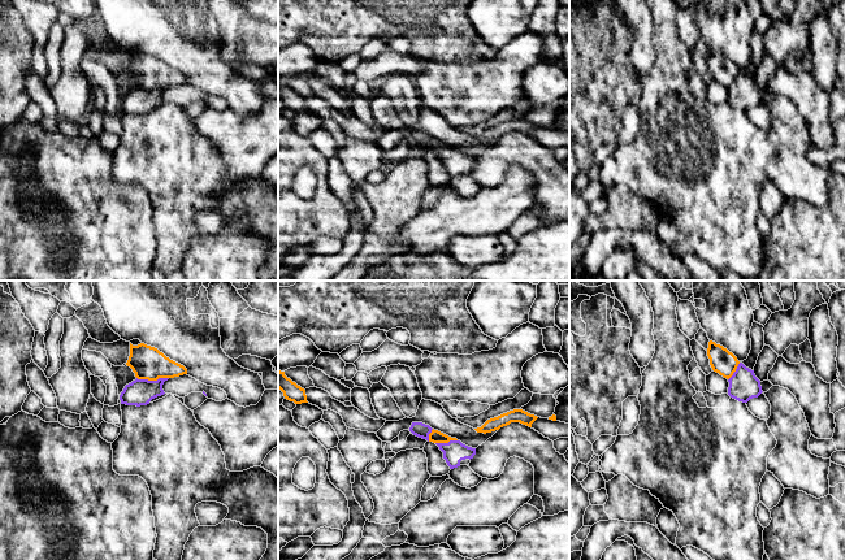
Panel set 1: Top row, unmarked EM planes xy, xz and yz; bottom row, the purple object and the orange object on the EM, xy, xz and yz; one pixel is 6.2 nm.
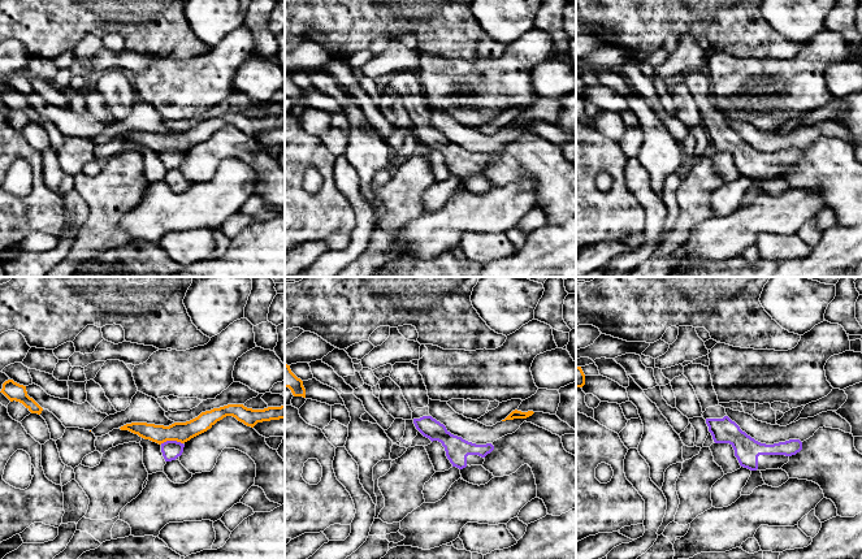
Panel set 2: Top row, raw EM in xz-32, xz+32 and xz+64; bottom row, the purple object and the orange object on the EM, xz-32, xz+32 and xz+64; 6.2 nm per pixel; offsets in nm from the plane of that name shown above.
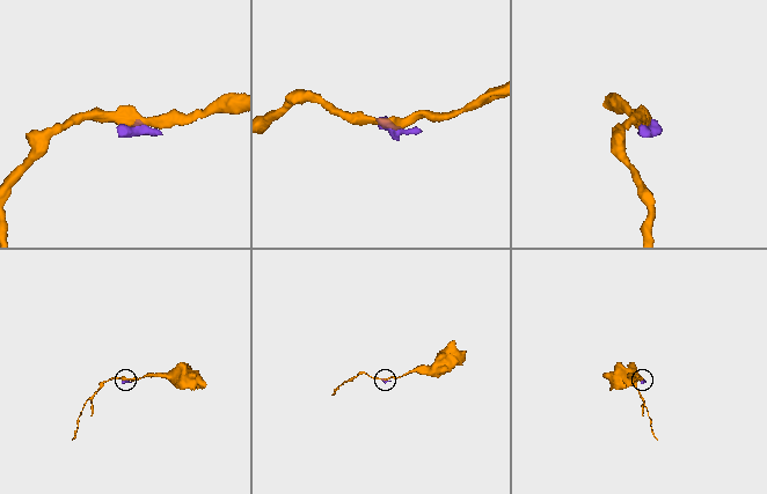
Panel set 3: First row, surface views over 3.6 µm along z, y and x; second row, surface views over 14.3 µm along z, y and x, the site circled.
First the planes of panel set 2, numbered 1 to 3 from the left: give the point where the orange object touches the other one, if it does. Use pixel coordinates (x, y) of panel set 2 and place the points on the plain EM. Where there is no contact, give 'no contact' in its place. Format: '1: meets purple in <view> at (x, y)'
1: meets purple in xz-32 at (170, 150)
2: no contact
3: no contact

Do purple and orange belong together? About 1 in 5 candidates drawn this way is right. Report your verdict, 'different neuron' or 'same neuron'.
different neuron

